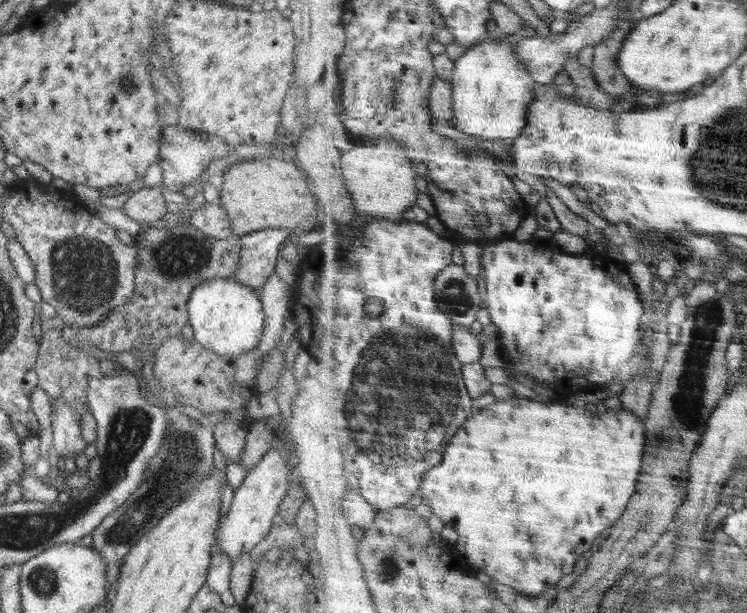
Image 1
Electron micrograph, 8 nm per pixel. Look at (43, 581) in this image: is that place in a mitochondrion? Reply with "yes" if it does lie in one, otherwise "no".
yes

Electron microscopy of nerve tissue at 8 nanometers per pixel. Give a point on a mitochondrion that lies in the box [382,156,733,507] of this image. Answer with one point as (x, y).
(693, 377)

